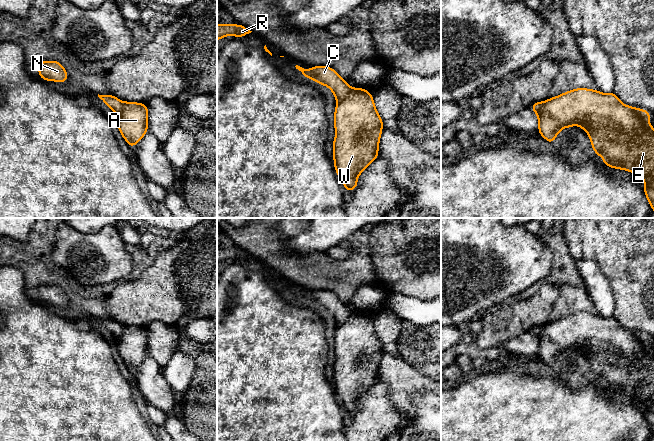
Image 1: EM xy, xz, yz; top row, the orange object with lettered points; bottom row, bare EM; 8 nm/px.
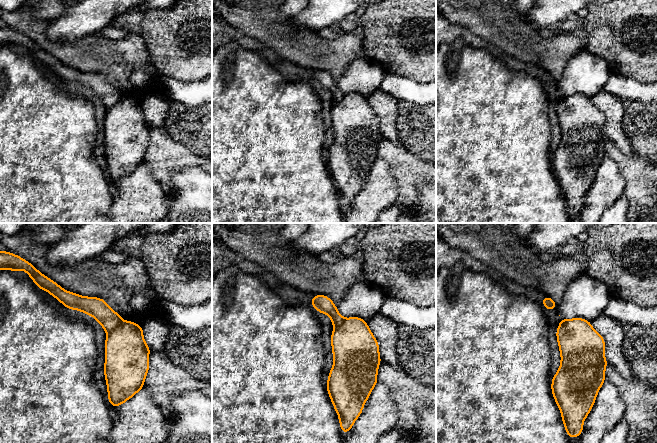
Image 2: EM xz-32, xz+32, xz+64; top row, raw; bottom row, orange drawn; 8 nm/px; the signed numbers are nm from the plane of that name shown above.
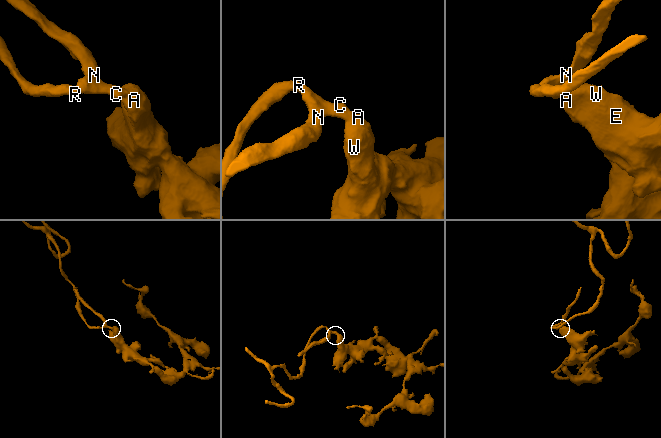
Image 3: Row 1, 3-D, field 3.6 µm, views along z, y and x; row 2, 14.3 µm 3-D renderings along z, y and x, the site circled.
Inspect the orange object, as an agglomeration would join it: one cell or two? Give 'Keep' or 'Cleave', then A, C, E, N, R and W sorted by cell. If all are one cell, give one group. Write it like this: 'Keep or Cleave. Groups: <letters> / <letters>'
Cleave. Groups: A E W / C N R

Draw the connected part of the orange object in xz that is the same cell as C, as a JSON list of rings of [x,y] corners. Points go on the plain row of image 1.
[[[298,289],[296,293],[302,296],[302,301],[308,301],[318,308],[325,309],[332,313],[332,318],[337,325],[343,324],[351,315],[351,311],[343,304],[336,294],[327,290],[314,290],[306,294]]]

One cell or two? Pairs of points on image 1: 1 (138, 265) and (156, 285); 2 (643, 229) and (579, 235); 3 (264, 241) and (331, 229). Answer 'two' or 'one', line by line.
1: two
2: one
3: two

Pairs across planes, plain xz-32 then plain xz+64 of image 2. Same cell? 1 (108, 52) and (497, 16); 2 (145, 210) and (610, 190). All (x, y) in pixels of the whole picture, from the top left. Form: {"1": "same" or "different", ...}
{"1": "same", "2": "same"}

